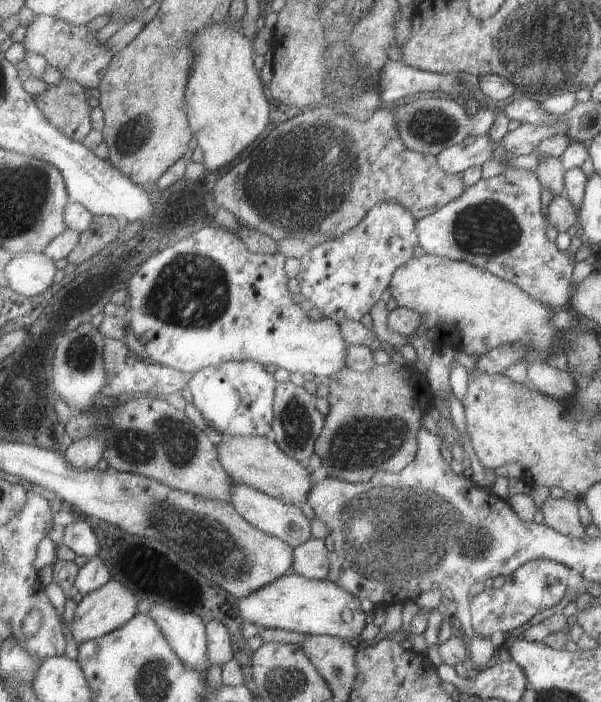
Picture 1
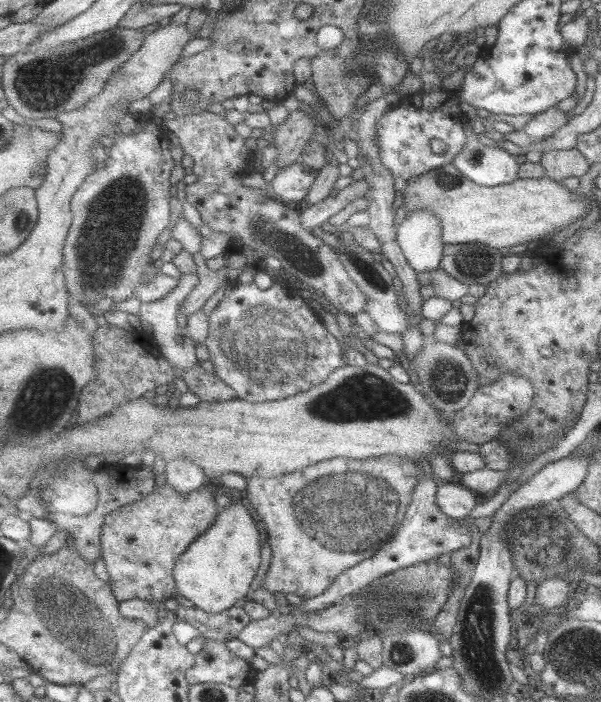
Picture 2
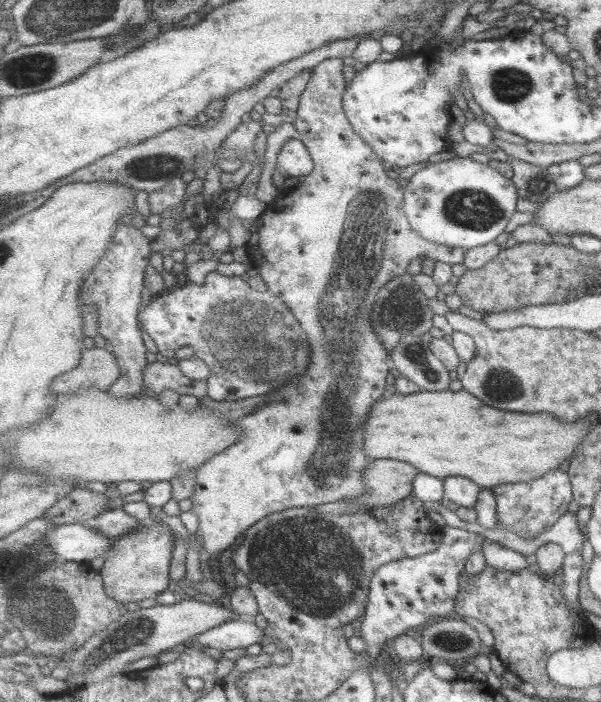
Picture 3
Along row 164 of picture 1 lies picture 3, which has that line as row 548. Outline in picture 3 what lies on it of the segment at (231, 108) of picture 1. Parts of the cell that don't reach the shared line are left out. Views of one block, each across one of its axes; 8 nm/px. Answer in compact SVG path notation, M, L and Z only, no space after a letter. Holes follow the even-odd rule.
M328 58L322 62L320 66L313 70L313 77L309 82L309 89L302 95L301 107L297 111L298 117L295 121L296 126L301 134L301 139L309 146L315 162L317 163L316 170L309 174L303 183L299 184L297 189L288 194L282 204L278 200L276 208L268 208L264 215L256 221L255 237L249 243L252 248L260 248L260 254L252 254L252 264L255 272L259 273L269 291L278 297L286 300L286 305L295 312L298 319L302 322L302 327L305 328L306 333L310 335L310 343L313 346L313 361L310 363L309 369L296 380L288 384L282 385L280 388L270 392L270 397L274 402L266 404L264 408L253 412L242 420L243 434L245 437L240 437L236 444L230 446L230 450L224 450L214 456L208 461L204 468L198 470L198 484L196 487L194 501L194 511L200 518L200 529L203 532L204 544L209 554L216 556L223 550L232 548L236 544L236 540L244 536L247 530L253 528L257 522L271 514L285 511L286 509L293 509L298 507L316 507L322 504L330 504L330 502L340 502L340 500L350 501L355 498L361 498L369 490L368 483L366 482L367 468L373 464L375 458L368 454L366 450L366 429L369 425L370 413L374 411L374 407L378 405L384 398L387 397L388 392L388 378L390 378L390 370L394 367L390 351L386 348L382 338L378 336L374 322L372 322L372 314L378 301L378 295L381 291L394 281L396 277L402 277L410 272L410 264L417 258L430 258L440 262L449 264L463 264L466 258L466 249L460 247L449 247L448 245L441 245L437 242L424 238L414 227L411 220L406 216L406 191L400 186L397 179L388 176L388 170L384 166L384 159L374 150L374 147L366 142L365 138L355 129L353 122L349 119L347 110L345 109L345 94L349 89L348 80L346 80L346 72L344 72L346 64L342 58Z

